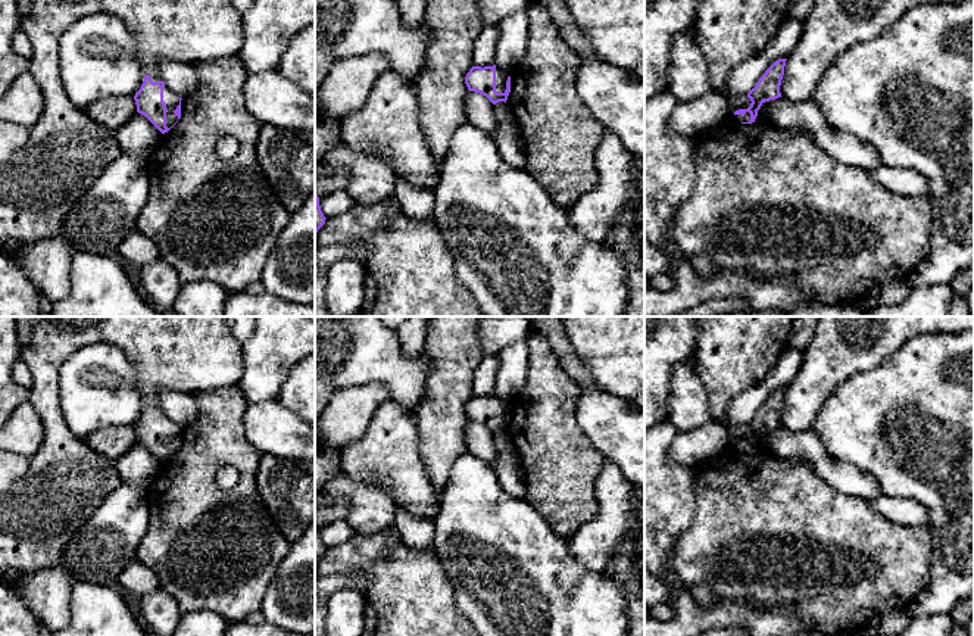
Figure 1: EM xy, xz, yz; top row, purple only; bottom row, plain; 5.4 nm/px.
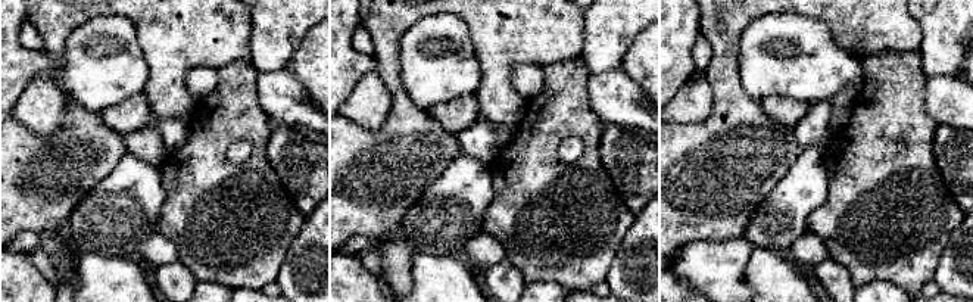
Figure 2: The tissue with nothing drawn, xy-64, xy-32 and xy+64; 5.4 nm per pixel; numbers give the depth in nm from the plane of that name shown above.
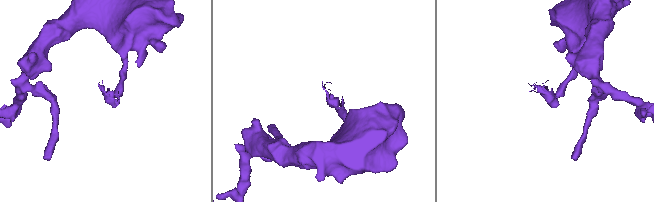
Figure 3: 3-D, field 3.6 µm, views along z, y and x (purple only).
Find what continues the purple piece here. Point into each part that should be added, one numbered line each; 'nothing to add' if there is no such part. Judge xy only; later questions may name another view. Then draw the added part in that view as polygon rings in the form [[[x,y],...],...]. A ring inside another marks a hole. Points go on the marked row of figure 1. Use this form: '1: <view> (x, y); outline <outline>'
1: xy (171, 99); outline [[[166,85],[163,87],[163,102],[166,105],[166,127],[171,128],[178,121],[178,116],[174,113],[174,110],[179,105],[179,99]]]

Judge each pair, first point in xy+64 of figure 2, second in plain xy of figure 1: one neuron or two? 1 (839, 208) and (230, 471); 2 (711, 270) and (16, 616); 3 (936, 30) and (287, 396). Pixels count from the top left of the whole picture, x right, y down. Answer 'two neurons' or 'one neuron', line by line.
1: two neurons
2: two neurons
3: two neurons

